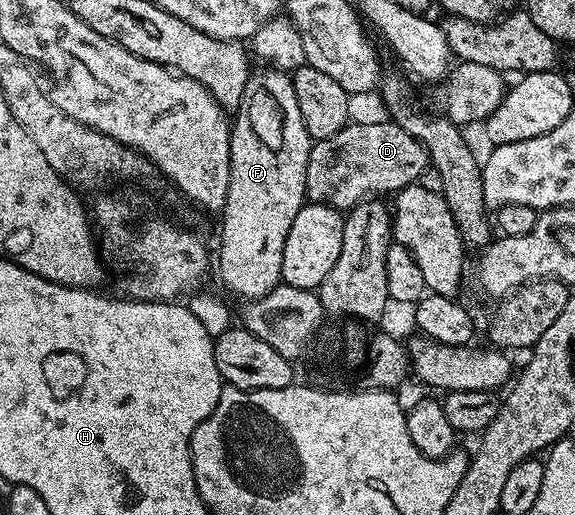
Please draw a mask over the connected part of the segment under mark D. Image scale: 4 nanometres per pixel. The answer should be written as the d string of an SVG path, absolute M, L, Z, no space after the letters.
M392 119L386 121L362 121L359 125L348 123L336 135L323 141L314 141L308 155L308 171L306 172L306 196L313 204L330 205L339 211L349 211L367 199L377 198L378 193L393 195L399 189L415 184L418 176L431 168L430 157L426 149L404 127L400 127Z

